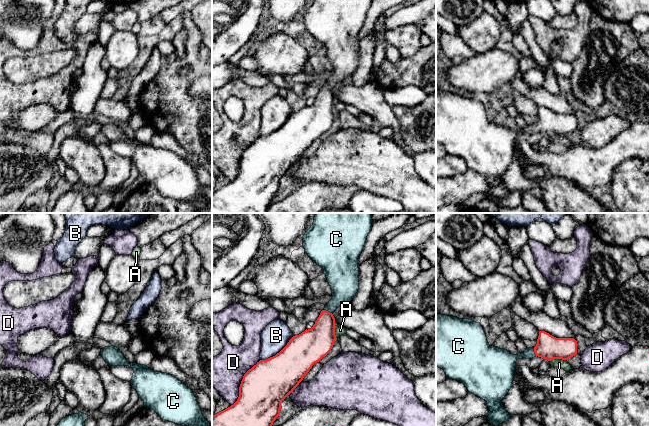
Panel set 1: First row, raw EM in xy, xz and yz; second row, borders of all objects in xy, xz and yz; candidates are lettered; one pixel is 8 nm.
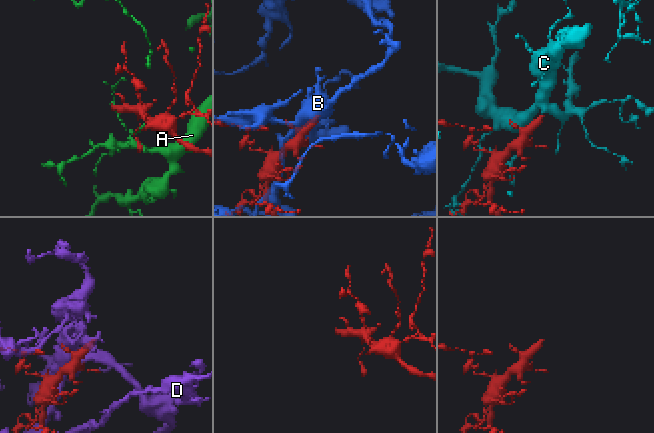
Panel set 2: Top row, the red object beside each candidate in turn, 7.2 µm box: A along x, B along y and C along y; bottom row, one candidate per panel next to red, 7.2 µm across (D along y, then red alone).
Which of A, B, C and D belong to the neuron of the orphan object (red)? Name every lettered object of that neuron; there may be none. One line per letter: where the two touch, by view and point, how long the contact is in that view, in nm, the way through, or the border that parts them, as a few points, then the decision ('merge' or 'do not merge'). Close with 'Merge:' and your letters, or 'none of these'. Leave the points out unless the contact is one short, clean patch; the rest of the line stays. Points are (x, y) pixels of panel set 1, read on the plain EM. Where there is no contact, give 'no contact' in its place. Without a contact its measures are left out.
A: meets red in yz at (558, 134); contact 140 nm long; do not merge
B: meets red in xz at (277, 129); contact 340 nm long; do not merge
C: meets red in xz at (327, 87); contact 80 nm long; runs through xz (319, 116), (324, 105), (327, 87), (342, 71), (344, 61); merge
D: meets red in xz at (241, 158); contact 440 nm long; do not merge
Merge: C

